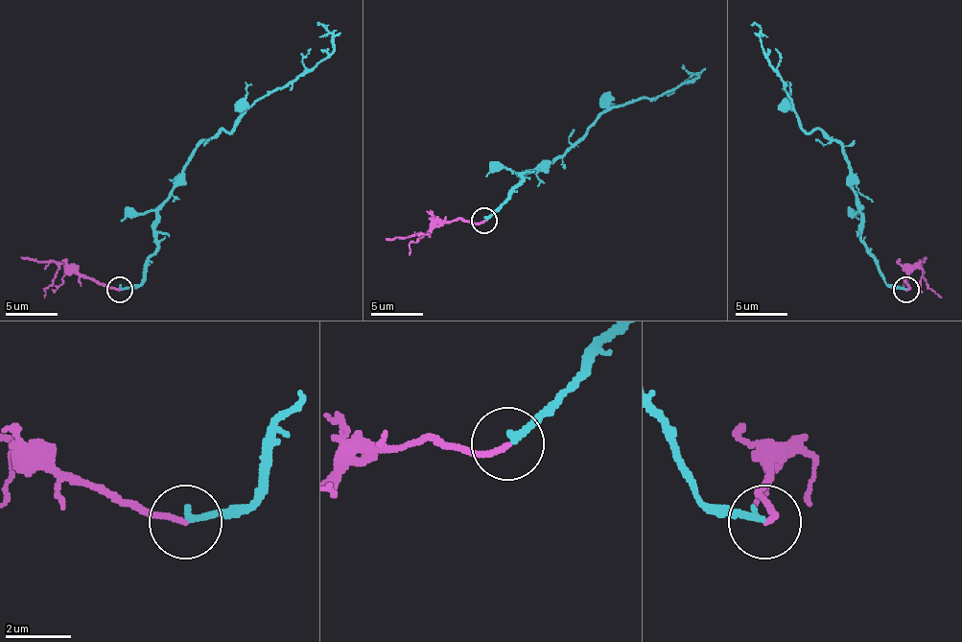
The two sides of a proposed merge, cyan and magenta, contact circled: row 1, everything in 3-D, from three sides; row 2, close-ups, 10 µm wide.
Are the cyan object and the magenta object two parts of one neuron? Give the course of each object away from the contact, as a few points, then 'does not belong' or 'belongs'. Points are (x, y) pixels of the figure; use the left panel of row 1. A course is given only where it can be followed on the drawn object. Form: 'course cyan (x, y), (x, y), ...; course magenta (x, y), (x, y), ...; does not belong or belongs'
course cyan (121, 290), (142, 282), (157, 246), (155, 212), (191, 153), (334, 49), (332, 34), (318, 26); course magenta (119, 290), (72, 274), (61, 264), (43, 290), (43, 298); does not belong

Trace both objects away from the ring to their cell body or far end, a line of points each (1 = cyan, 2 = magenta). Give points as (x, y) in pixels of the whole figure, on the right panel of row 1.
1: (905, 290), (885, 282), (861, 238), (856, 176), (846, 153), (820, 130), (802, 127), (758, 26), (750, 26)
2: (905, 290), (908, 274), (919, 264), (931, 290), (942, 298)

